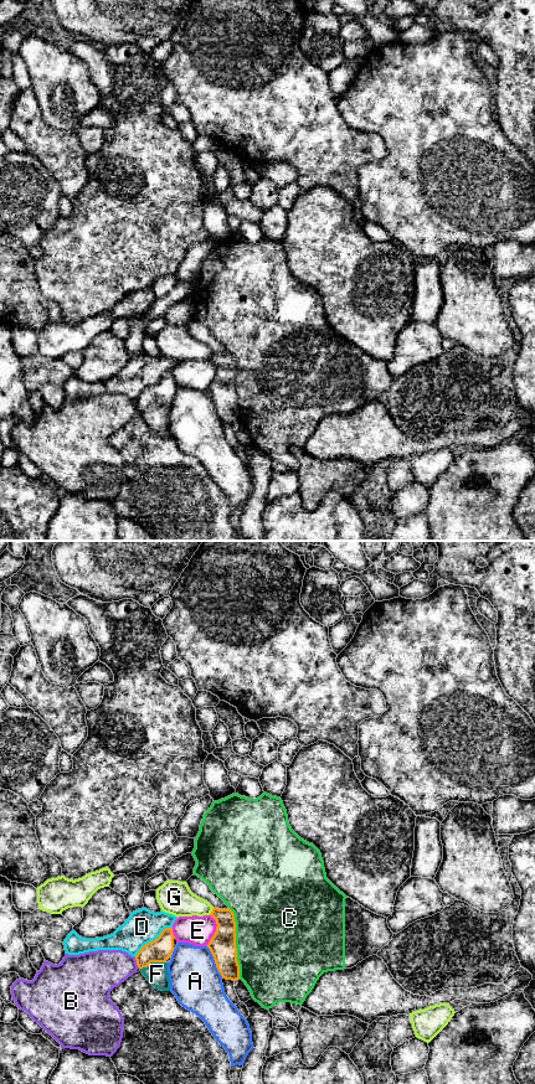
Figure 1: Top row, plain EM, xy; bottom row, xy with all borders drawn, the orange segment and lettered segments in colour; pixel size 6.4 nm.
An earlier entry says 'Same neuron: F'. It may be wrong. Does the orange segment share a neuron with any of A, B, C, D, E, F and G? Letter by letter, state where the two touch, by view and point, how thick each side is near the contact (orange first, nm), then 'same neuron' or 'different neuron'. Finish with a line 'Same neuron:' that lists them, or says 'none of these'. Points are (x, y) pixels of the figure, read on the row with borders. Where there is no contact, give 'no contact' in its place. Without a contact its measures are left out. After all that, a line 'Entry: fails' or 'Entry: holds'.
A: contact xy (215, 963); calibres 180 and 320 nm; different neuron
B: contact xy (137, 963); calibres 160 and 280 nm; different neuron
C: contact xy (235, 943); calibres 180 and 500 nm; different neuron
D: contact xy (153, 940); calibres 160 and 220 nm; different neuron
E: contact xy (216, 930); calibres 180 and 190 nm; different neuron
F: contact xy (152, 961); calibres 160 and 150 nm; same neuron
G: contact xy (211, 912); calibres 180 and 220 nm; different neuron
Same neuron: F
Entry: holds

